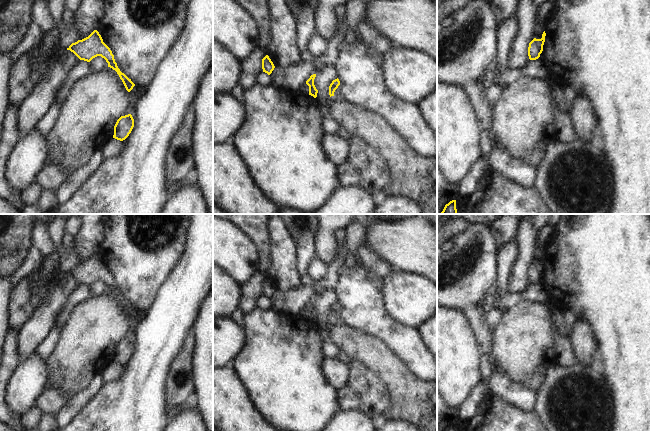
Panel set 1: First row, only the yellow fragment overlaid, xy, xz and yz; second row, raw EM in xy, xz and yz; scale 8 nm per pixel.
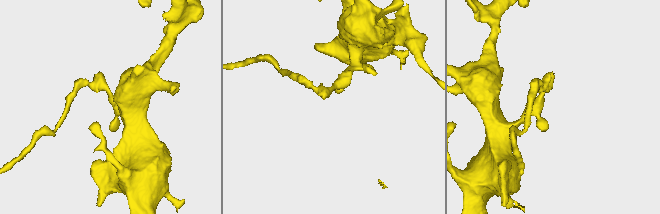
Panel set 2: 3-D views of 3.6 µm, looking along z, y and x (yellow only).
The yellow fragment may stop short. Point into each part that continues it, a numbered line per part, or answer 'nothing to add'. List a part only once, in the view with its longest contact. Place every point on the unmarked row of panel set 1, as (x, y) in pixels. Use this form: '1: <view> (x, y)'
nothing to add

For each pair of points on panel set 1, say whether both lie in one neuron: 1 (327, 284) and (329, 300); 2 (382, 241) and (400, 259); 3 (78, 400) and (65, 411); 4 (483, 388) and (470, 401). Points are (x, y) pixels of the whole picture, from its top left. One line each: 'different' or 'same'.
1: different
2: same
3: same
4: same

